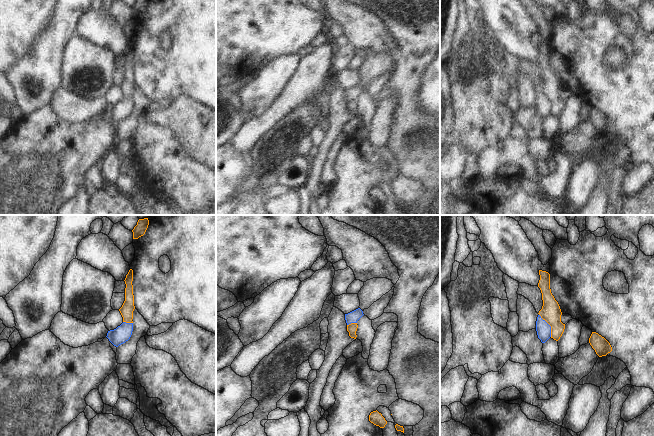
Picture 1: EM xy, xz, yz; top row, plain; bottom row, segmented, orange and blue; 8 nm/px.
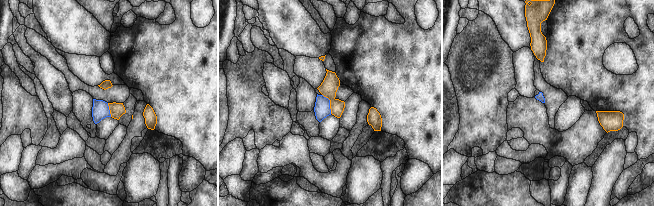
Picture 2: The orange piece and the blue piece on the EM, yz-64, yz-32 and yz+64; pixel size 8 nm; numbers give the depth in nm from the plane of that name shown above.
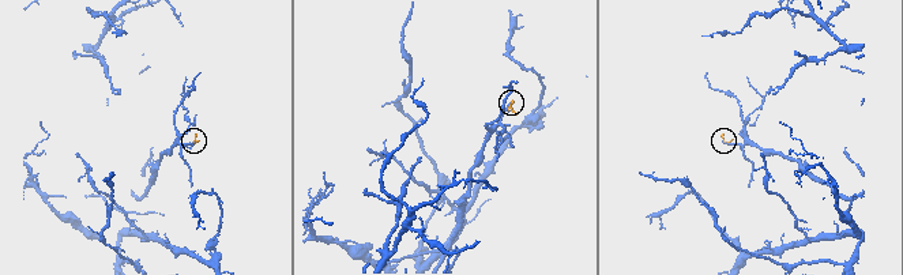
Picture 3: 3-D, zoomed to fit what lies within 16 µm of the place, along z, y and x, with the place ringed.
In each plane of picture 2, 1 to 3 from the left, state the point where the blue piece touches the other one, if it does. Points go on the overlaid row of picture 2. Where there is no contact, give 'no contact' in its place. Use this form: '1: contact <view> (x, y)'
1: contact yz-64 (109, 109)
2: contact yz-32 (330, 103)
3: no contact

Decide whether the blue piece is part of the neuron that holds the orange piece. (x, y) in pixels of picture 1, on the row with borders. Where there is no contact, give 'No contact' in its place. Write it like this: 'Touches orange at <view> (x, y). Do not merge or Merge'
Touches orange at yz (549, 324). Do not merge.

